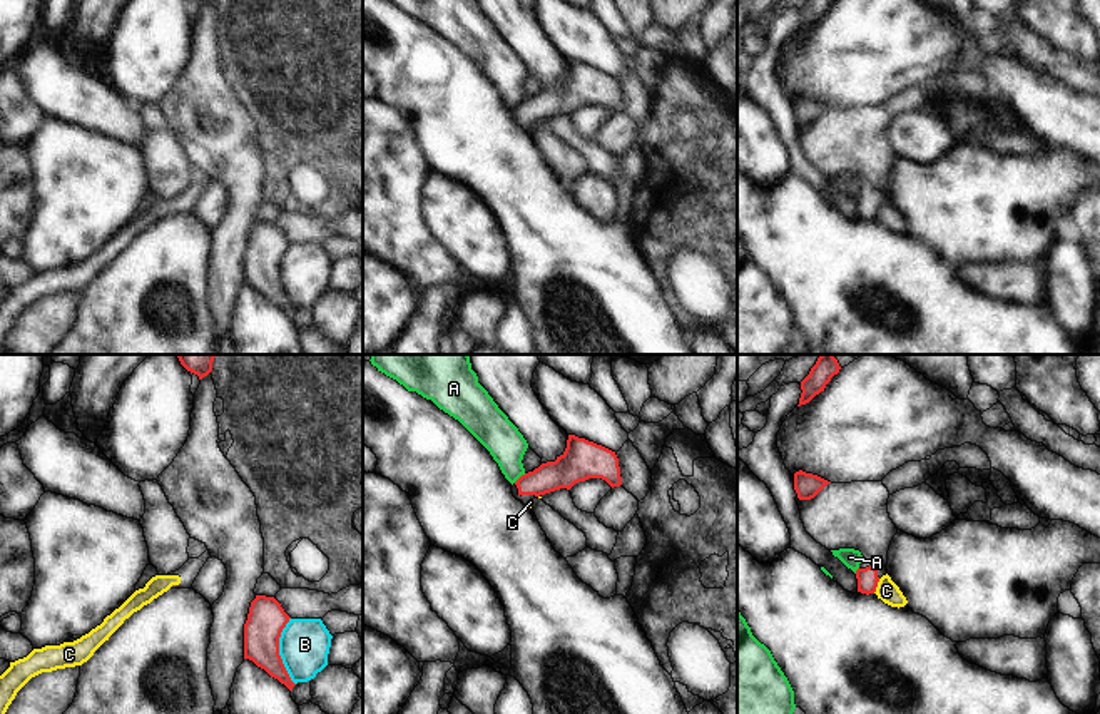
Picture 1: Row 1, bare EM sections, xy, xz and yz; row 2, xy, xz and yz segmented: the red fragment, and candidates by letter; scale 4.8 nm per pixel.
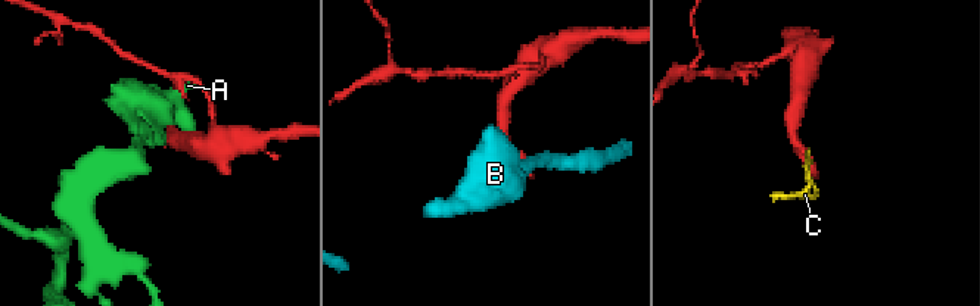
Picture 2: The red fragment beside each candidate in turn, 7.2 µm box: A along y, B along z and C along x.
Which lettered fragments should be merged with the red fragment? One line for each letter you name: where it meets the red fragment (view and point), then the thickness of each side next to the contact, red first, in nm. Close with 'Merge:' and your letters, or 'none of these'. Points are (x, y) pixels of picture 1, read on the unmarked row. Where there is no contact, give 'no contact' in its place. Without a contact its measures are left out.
Merge: none of these

